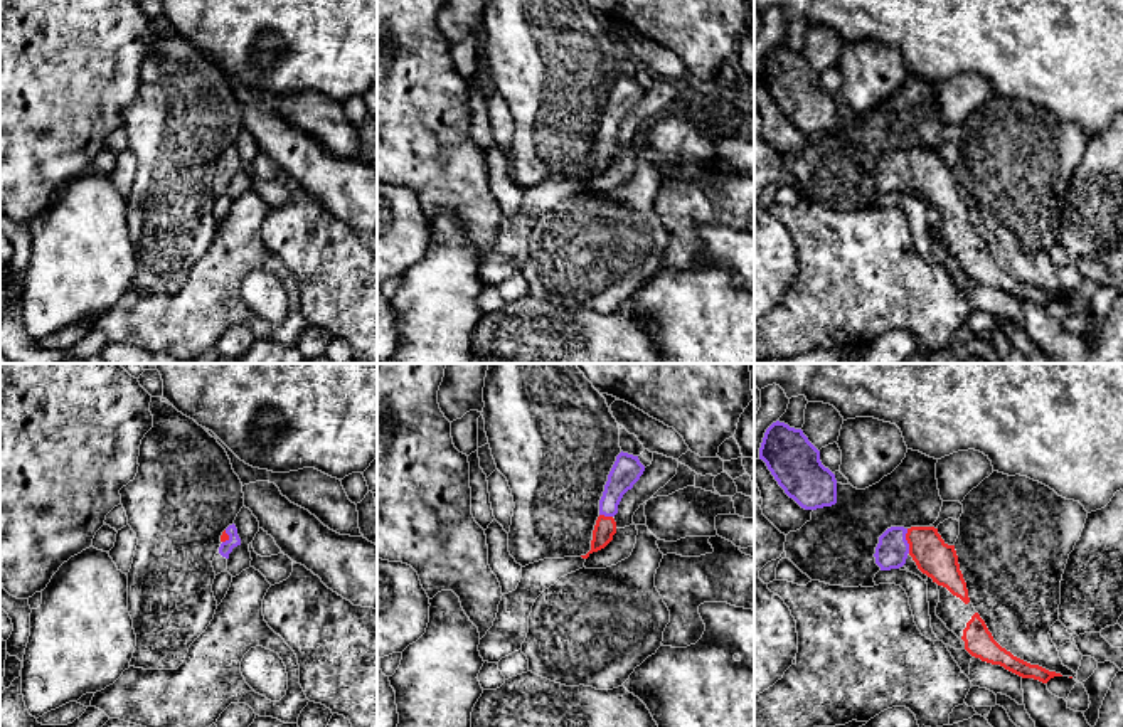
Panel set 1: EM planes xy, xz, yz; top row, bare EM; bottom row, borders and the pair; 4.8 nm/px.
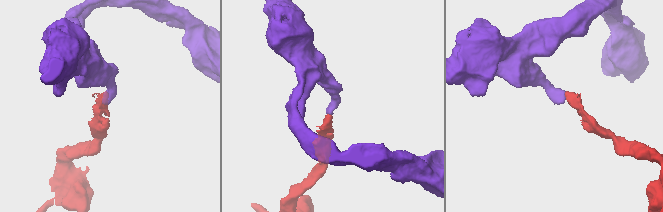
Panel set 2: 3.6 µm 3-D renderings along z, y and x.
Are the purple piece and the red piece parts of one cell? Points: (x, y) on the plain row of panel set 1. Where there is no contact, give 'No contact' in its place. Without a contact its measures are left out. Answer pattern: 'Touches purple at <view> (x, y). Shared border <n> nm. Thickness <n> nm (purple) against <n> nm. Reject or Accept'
Touches purple at yz (906, 164). Shared border 120 nm. Thickness 160 nm (purple) against 180 nm. Accept

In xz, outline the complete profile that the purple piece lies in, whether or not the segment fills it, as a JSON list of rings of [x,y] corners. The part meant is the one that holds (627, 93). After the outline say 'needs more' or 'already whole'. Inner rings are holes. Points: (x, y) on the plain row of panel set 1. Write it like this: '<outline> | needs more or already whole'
[[[623,74],[616,79],[599,123],[599,140],[593,153],[591,173],[581,178],[583,182],[604,172],[613,163],[616,157],[616,145],[613,140],[618,136],[618,128],[623,118],[640,103],[643,94],[645,89],[640,86],[638,79]]] | needs more

